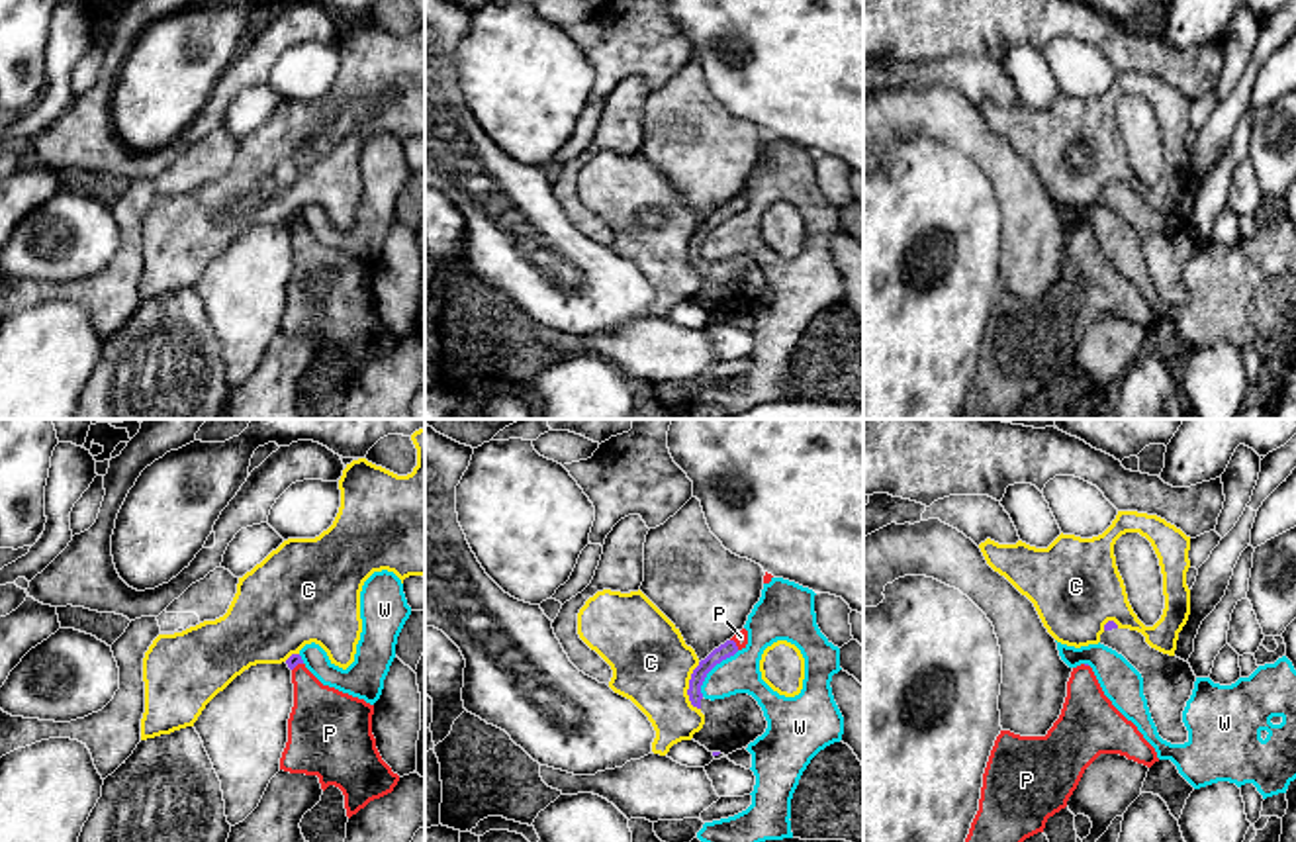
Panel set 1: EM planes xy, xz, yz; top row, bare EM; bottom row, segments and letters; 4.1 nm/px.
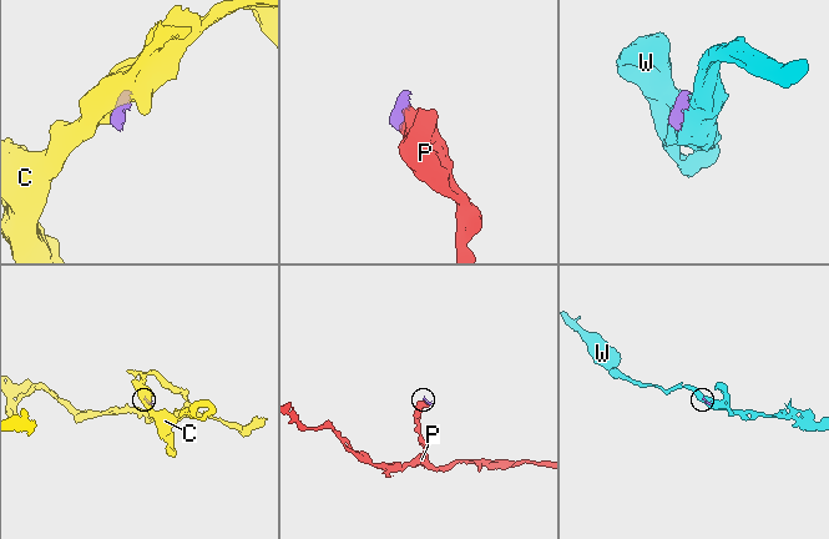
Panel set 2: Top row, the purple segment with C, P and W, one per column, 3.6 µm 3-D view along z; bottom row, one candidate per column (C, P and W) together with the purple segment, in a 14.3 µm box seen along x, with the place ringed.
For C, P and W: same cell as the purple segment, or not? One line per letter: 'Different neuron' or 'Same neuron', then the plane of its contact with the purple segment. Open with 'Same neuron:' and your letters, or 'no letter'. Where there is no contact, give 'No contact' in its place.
Same neuron: P
C: Different neuron. Touches purple in xz
P: Same neuron. Touches purple in xz
W: Different neuron. Touches purple in xz

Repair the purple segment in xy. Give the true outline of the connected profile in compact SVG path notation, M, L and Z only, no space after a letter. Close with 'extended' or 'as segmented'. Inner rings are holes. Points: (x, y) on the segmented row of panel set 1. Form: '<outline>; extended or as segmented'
M300 654L286 664L292 670L294 707L280 770L317 775L323 791L339 787L350 819L370 801L392 793L399 781L376 748L374 705L323 685Z; extended

